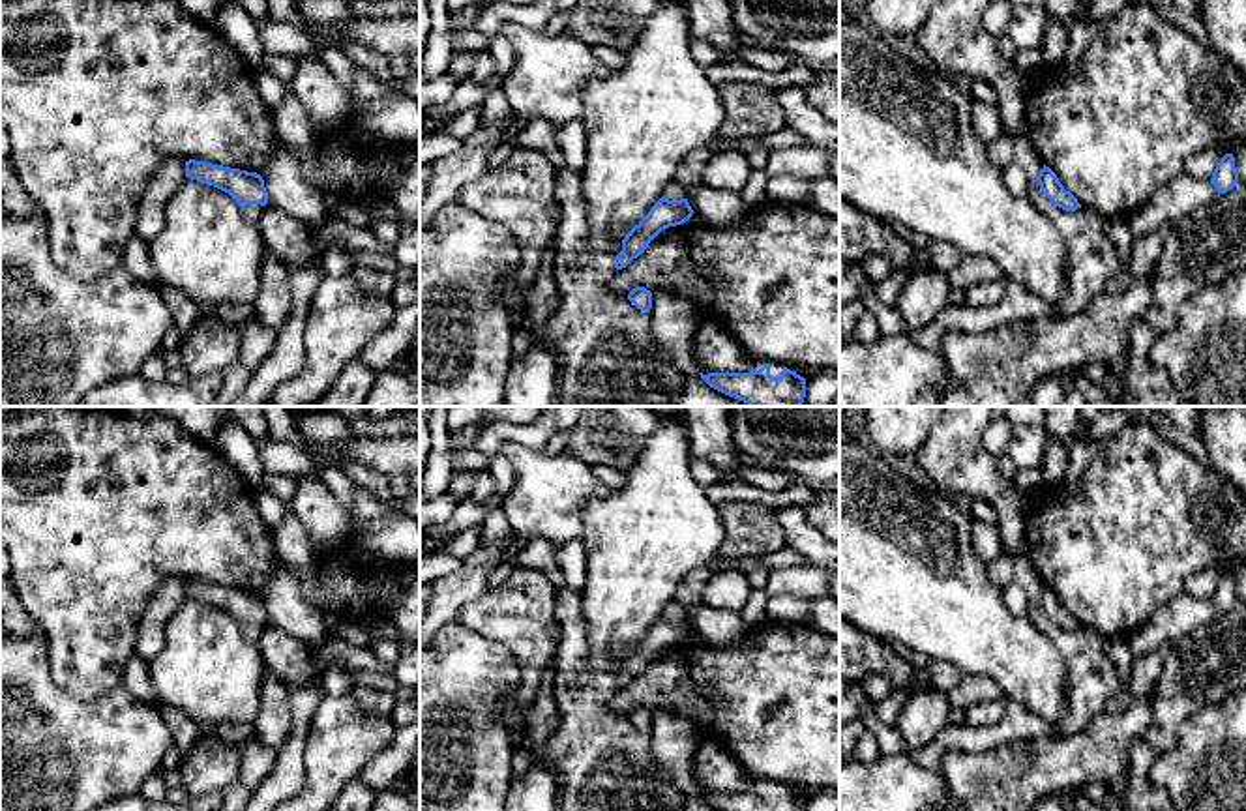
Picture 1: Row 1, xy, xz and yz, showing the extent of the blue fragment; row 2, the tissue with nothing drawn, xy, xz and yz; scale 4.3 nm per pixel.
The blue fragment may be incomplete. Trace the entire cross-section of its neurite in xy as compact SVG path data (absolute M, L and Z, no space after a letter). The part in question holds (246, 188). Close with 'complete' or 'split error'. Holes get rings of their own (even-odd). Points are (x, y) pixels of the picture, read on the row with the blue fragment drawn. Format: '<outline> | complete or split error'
M189 159L185 161L185 176L229 193L242 208L268 204L264 180L257 172Z | complete

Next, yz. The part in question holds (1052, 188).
M1044 165L1040 174L1036 176L1036 182L1038 182L1042 193L1055 206L1059 206L1066 212L1075 212L1077 208L1081 208L1077 199L1070 191L1064 189L1064 185L1059 182L1057 174L1049 167Z | complete

